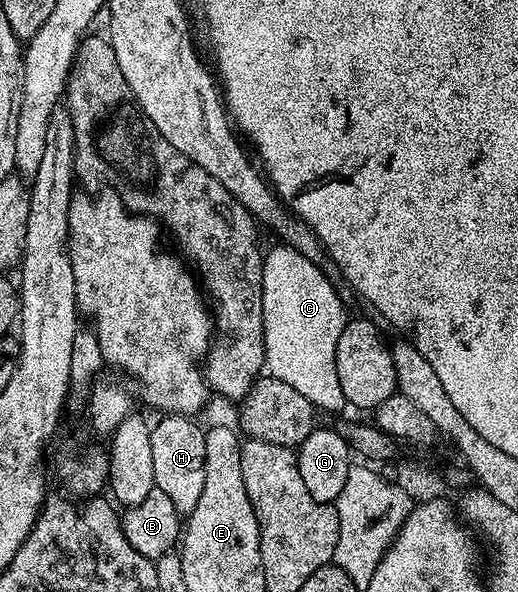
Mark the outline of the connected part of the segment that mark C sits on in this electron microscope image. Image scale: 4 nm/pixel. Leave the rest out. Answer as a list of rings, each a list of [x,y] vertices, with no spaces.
[[[275,244],[271,251],[263,254],[261,276],[261,302],[265,324],[265,370],[277,380],[283,380],[302,396],[312,402],[316,411],[339,410],[347,406],[345,392],[341,392],[341,380],[337,380],[337,340],[349,321],[349,313],[343,307],[343,298],[335,291],[336,283],[313,264],[301,252],[291,246]]]

